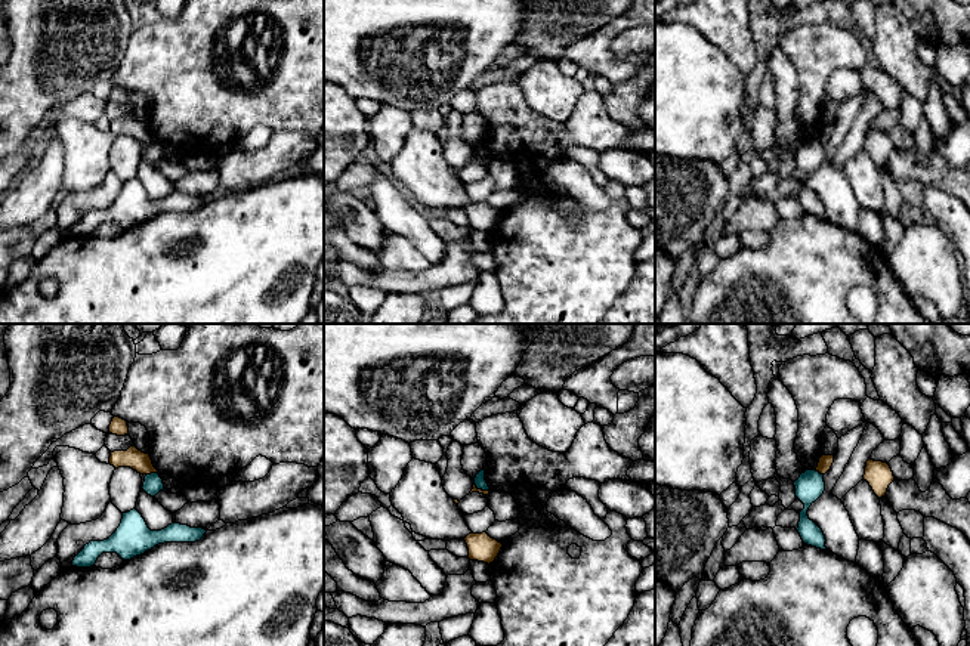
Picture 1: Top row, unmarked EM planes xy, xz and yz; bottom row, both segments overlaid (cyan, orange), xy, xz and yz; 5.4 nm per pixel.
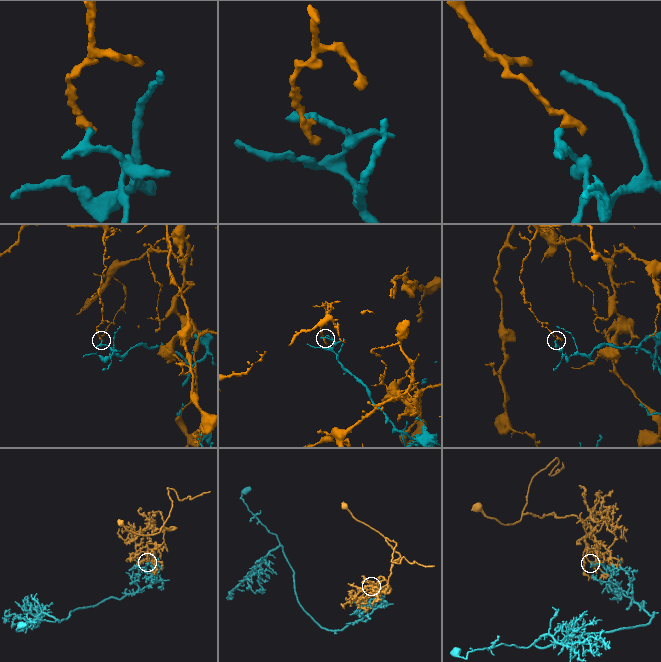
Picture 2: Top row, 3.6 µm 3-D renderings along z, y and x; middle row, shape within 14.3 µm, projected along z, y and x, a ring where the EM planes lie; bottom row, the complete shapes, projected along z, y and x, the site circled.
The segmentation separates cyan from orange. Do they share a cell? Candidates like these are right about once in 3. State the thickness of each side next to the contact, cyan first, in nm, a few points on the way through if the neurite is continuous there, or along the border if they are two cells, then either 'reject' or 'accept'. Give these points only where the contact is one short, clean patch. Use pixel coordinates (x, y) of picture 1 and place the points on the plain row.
100 nm thick on the cyan side, 110 nm on the other; border along xy (157, 141), (147, 144); reject

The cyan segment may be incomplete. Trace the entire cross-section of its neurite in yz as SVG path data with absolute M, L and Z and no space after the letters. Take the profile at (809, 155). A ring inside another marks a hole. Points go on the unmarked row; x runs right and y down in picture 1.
M806 139L794 151L796 166L804 173L804 177L800 180L798 203L804 213L827 219L825 204L822 198L809 188L809 176L824 163L825 151L824 143L816 139Z

